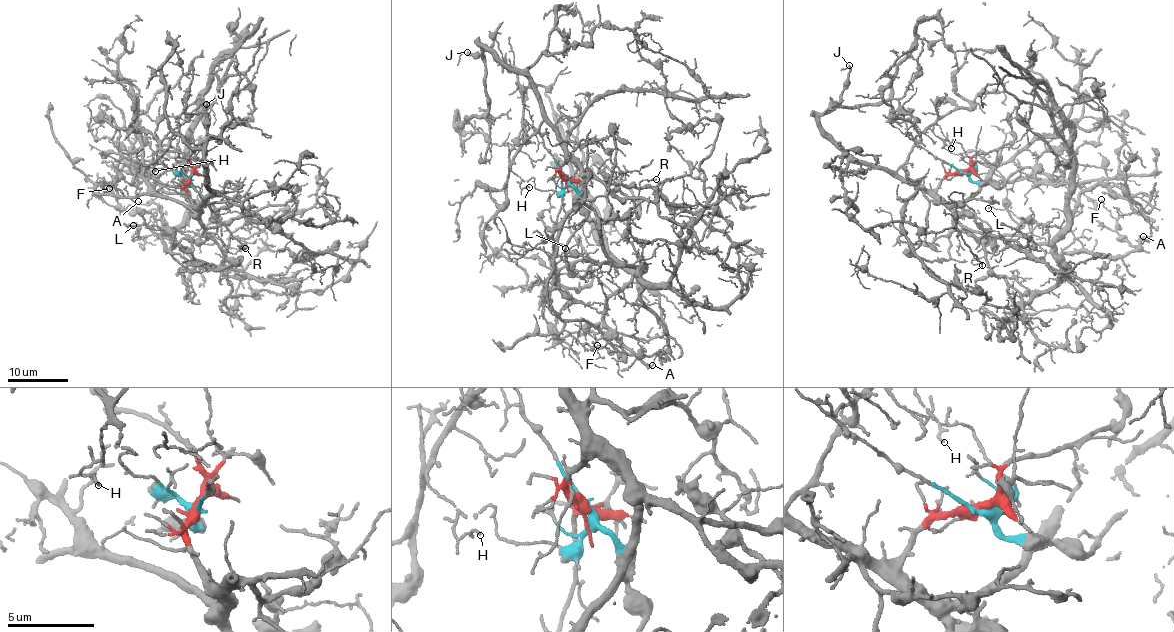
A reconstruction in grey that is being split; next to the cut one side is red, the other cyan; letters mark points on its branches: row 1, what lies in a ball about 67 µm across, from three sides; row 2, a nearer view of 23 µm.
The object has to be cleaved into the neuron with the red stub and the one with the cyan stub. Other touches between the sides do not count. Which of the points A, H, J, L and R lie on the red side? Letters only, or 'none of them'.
H, J, R

